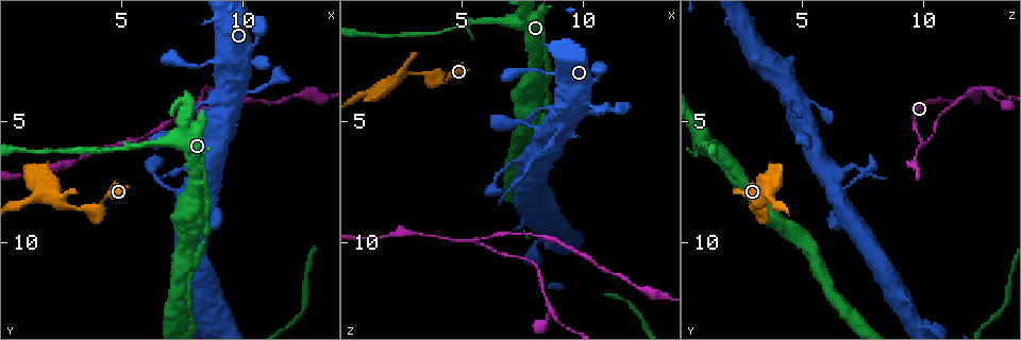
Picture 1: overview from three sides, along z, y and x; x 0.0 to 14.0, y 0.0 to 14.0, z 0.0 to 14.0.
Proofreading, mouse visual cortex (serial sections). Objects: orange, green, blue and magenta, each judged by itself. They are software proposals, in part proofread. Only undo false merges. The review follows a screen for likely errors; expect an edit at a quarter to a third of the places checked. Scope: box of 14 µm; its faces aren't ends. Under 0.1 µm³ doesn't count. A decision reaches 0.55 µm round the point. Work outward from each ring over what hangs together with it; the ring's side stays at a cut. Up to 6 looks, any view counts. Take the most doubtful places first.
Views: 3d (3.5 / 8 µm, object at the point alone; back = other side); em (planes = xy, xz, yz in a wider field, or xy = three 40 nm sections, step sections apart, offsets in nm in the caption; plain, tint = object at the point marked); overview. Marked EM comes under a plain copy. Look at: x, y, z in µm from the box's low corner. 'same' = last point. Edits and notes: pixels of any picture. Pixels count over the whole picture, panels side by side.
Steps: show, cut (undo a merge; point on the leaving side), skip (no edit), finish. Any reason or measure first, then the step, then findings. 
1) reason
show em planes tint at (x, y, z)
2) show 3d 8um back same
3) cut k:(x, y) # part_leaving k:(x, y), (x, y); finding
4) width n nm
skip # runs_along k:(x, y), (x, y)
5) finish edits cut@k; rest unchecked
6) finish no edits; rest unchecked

side arm on a straight run
show 3d 3.5um at (5.7, 5.7, 9.8)

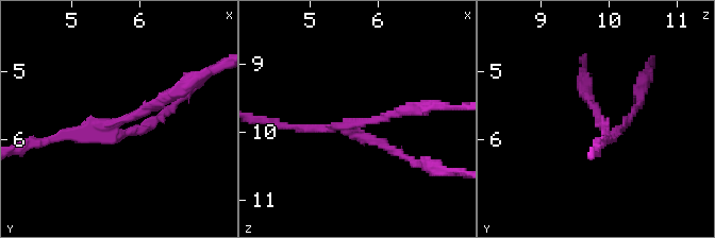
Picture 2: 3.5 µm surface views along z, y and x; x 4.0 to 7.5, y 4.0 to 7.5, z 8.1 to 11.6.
skip # runs_along 2:(586, 88), (608, 134), (632, 115); one cell here

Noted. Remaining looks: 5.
a fork
show 3d 3.5um back at (8.7, 3.8, 12.6)

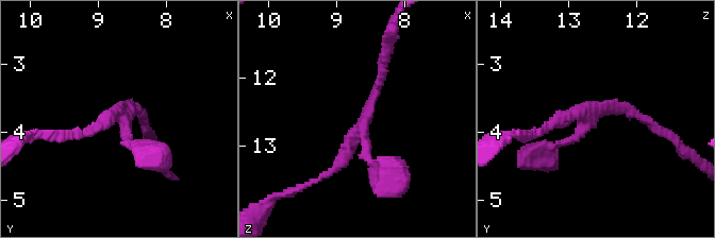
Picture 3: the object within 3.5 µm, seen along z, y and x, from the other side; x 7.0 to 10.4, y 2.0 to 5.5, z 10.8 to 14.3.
arms 3; arm_widths 150, 150, 150 nm; shape alone is not enough
show em xy step 3 tint at (8.60, 3.75, 12.70)

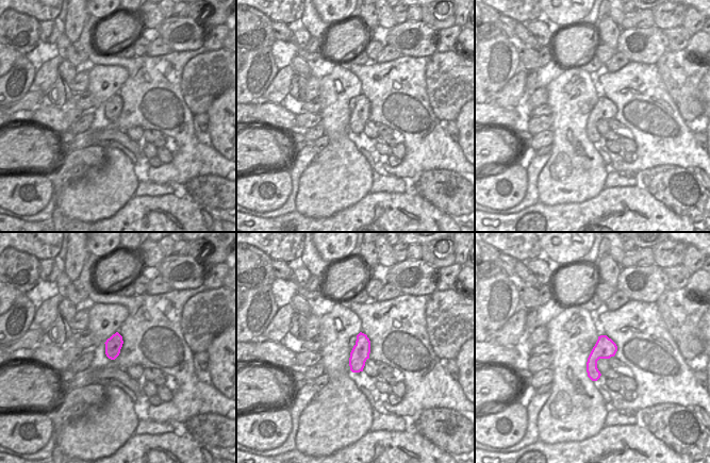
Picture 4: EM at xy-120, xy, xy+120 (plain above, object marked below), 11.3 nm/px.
skip # all the same cell

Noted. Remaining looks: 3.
two arms in line, one across
show 3d 3.5um at (8.1, 6.8, 2.0)

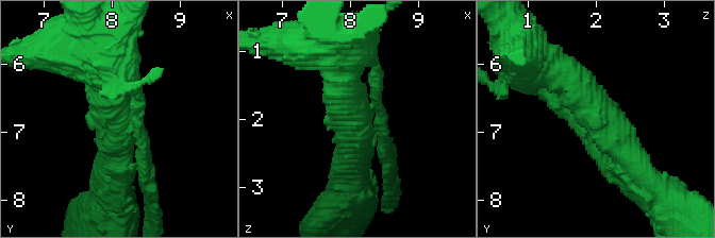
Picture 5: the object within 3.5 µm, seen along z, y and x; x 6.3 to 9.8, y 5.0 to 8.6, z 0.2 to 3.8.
arms 3; arm_widths 200, 500, 600 nm; need the tissue
show em xy step 3 tint at (8.15, 6.85, 2.05)

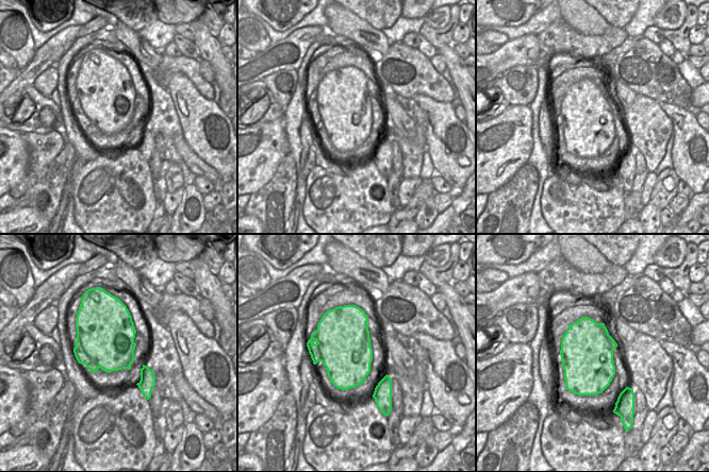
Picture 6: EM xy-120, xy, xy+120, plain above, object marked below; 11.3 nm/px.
show em planes tint same

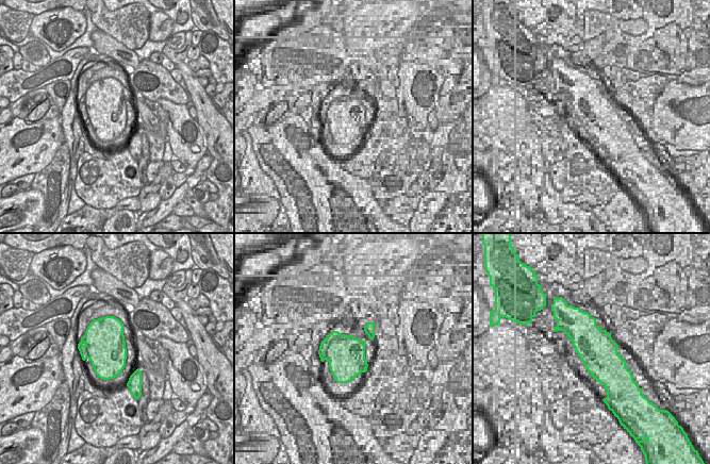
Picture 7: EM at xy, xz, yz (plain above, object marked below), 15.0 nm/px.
skip # runs_along 5:(555, 72), (567, 75), (646, 180); continuous, no second cell

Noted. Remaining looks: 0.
finish no edits; rest unchecked

